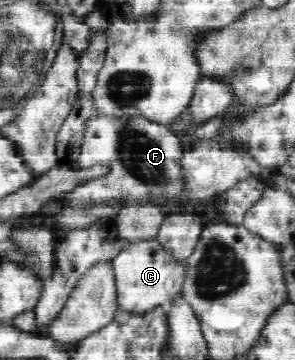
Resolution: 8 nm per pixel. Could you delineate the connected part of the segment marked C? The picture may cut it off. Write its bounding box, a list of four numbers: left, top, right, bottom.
[112,238,188,313]

